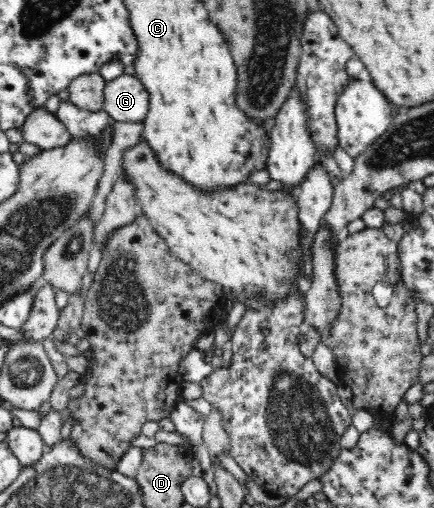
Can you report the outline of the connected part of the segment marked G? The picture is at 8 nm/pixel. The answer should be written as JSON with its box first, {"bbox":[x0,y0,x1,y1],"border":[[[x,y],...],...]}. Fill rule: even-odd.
{"bbox":[103,74,150,124],"border":[[[122,74],[105,83],[103,112],[112,122],[143,124],[148,116],[150,92],[135,76]]]}

